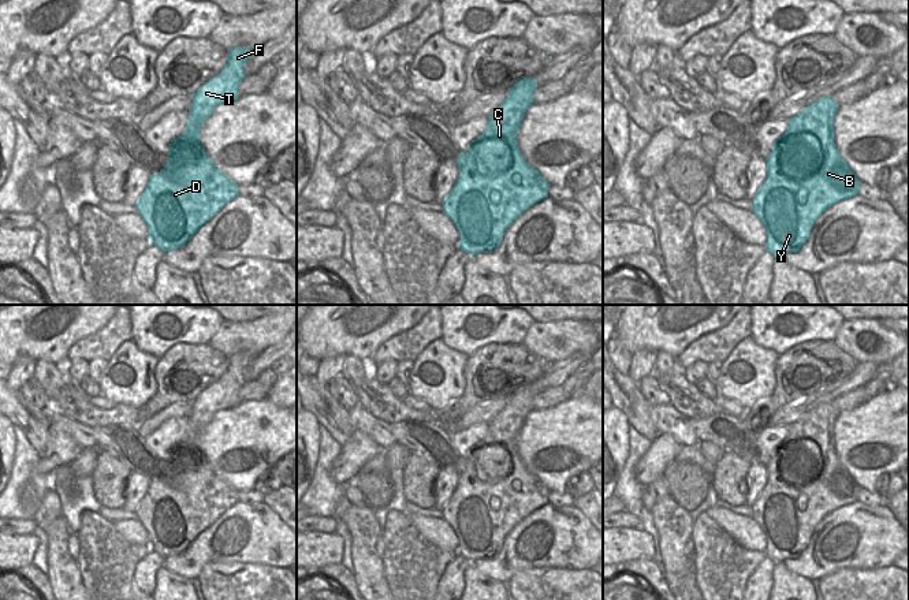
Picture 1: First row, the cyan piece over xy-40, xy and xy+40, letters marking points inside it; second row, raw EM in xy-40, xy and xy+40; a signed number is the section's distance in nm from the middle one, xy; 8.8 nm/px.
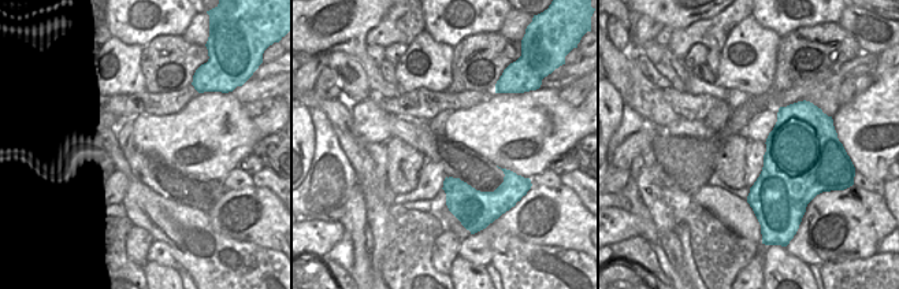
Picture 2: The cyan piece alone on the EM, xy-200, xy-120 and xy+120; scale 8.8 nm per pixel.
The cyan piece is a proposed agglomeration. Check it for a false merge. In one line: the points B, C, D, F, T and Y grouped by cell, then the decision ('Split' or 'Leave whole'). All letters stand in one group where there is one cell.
Groups: B C D F T Y. Leave whole

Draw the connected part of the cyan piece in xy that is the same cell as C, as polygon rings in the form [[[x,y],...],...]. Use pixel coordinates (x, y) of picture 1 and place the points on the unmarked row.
[[[524,384],[508,395],[506,406],[488,422],[483,440],[470,448],[470,455],[457,463],[459,481],[443,507],[443,519],[454,529],[459,547],[457,554],[473,563],[491,559],[499,552],[504,537],[526,515],[548,504],[550,489],[526,469],[517,450],[517,439],[526,415],[533,410],[537,387]]]

